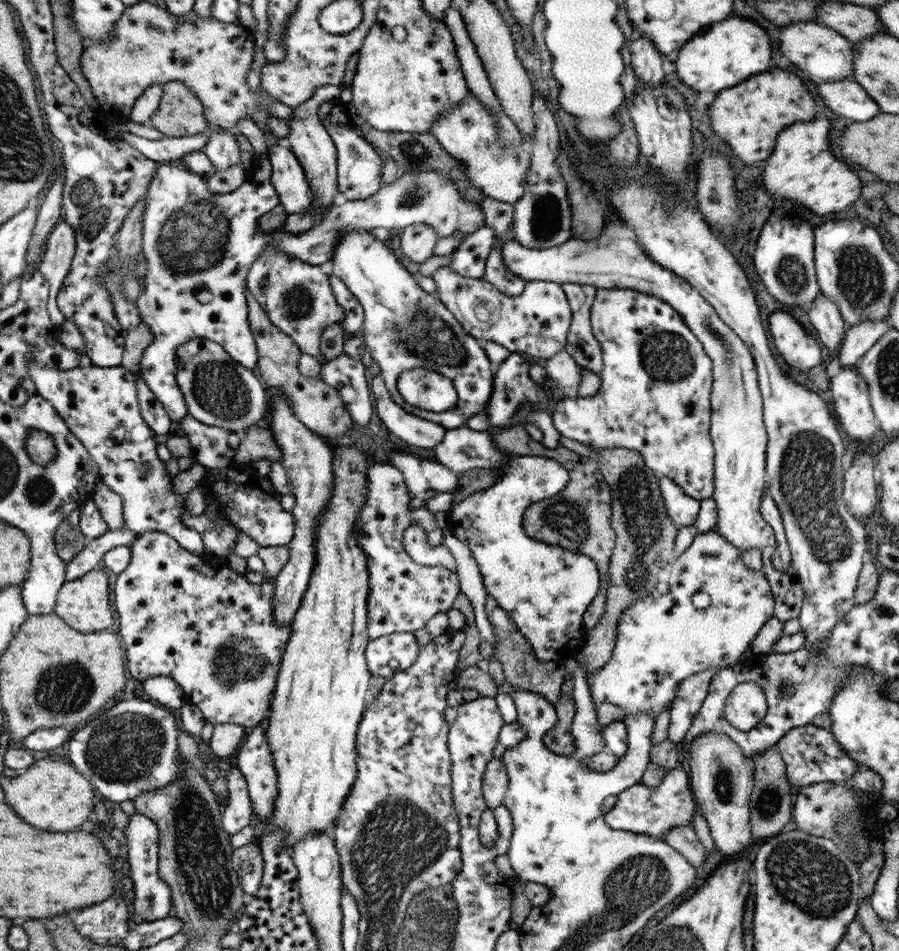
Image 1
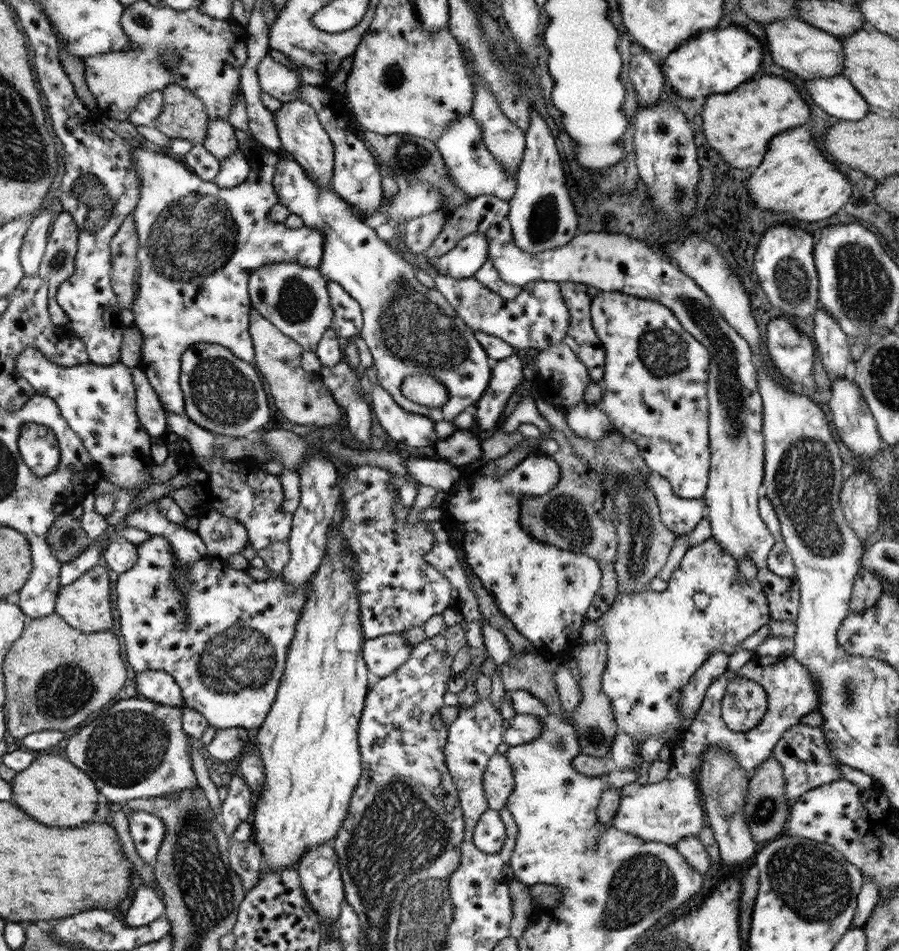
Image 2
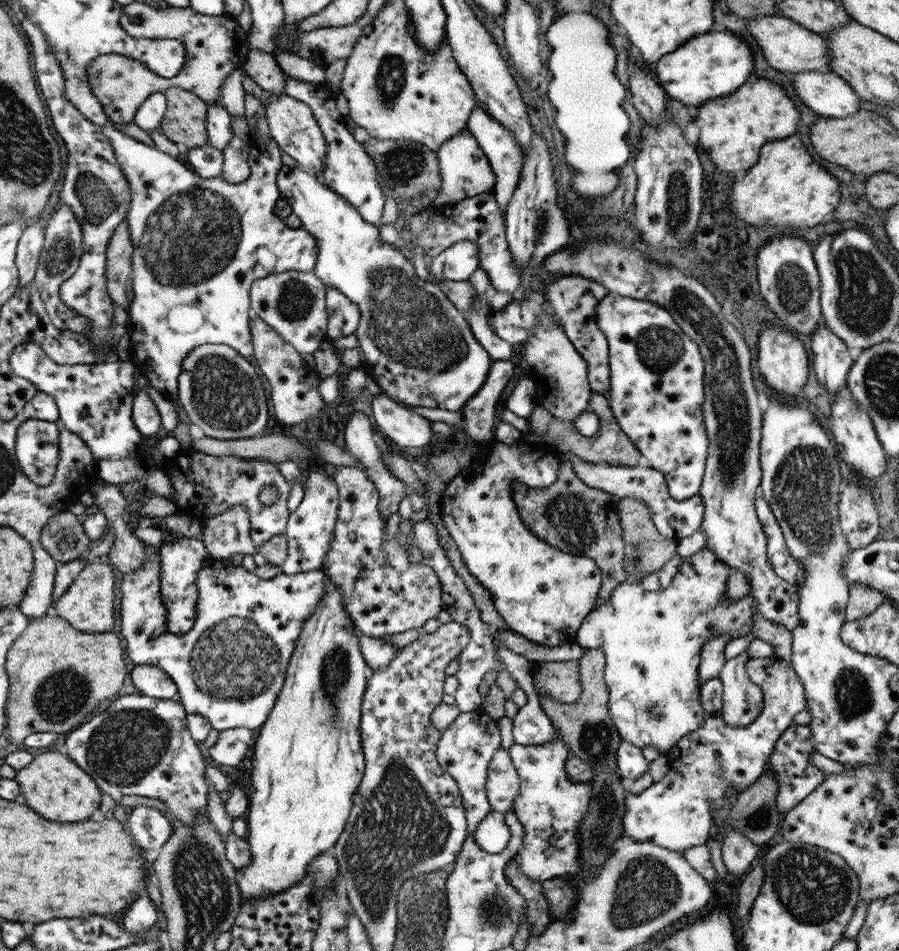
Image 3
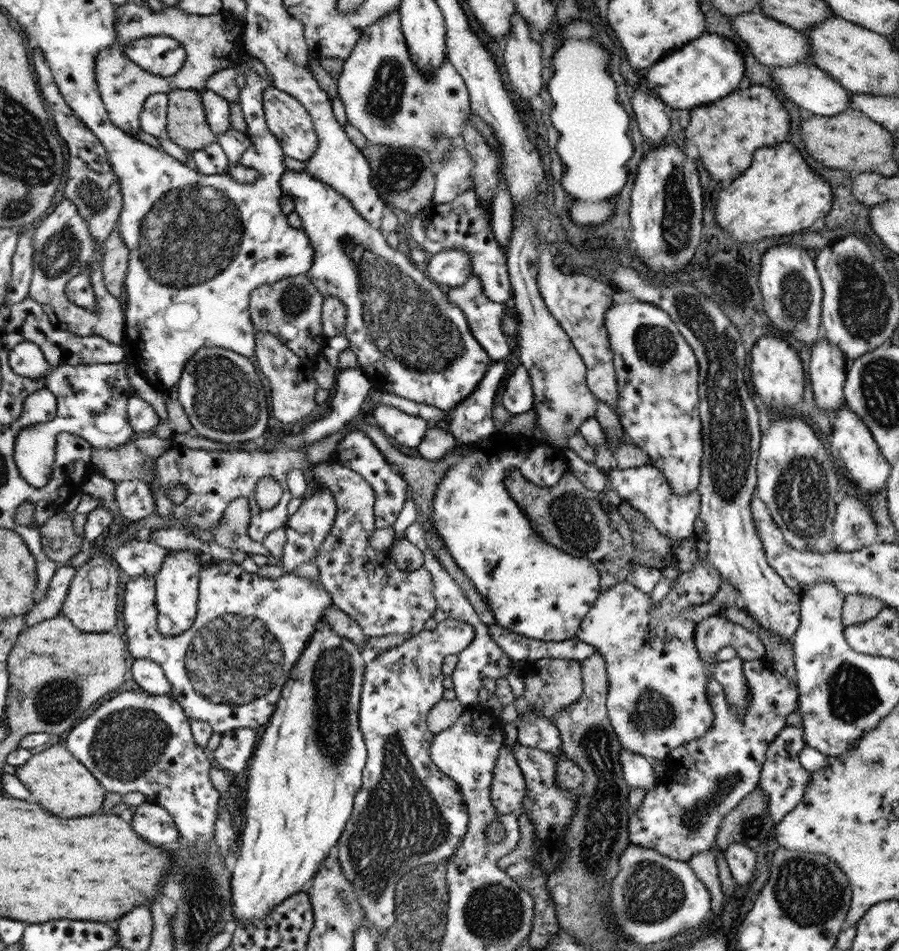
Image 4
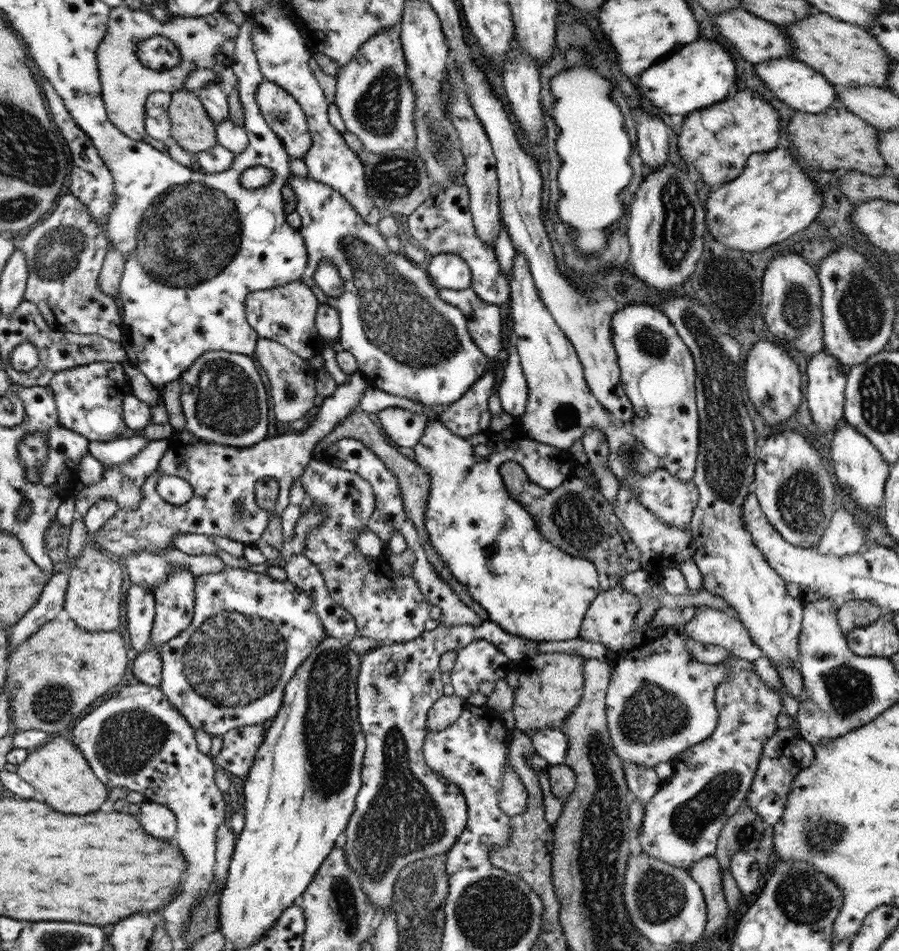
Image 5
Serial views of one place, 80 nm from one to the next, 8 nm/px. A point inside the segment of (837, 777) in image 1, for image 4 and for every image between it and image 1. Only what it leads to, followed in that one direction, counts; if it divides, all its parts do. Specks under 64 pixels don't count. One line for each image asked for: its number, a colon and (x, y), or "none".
2: (803, 751)
3: (797, 777)
4: (784, 780)

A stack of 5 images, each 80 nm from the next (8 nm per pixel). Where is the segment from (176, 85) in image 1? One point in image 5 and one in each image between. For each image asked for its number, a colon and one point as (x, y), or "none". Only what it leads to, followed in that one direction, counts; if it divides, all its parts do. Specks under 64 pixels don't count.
2: (184, 116)
3: (184, 123)
4: (188, 126)
5: (191, 126)

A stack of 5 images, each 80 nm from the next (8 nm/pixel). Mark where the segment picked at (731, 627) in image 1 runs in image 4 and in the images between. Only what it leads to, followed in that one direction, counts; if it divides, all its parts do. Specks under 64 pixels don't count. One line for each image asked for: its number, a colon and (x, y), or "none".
2: (656, 641)
3: (652, 641)
4: (656, 698)

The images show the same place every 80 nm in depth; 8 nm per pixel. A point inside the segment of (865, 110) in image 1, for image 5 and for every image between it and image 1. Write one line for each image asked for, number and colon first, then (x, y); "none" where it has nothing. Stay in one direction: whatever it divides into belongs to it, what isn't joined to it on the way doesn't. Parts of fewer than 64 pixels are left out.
2: (836, 95)
3: (828, 94)
4: (809, 87)
5: (800, 87)

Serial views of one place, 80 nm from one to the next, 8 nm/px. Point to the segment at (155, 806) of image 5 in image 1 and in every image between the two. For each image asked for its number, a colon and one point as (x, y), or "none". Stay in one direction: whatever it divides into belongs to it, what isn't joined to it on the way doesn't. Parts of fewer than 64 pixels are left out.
1: (153, 900)
2: (148, 831)
3: (151, 828)
4: (155, 822)

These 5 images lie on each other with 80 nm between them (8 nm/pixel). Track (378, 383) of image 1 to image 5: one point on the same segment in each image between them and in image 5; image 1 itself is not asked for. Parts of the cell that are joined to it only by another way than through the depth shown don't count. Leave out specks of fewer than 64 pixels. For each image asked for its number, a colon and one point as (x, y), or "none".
2: (415, 430)
3: (406, 428)
4: (408, 430)
5: (406, 428)

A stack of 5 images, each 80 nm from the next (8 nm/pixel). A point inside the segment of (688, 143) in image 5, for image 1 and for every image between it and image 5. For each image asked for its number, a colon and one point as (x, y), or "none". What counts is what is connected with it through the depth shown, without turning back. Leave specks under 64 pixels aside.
1: (748, 117)
2: (739, 125)
3: (733, 128)
4: (727, 133)

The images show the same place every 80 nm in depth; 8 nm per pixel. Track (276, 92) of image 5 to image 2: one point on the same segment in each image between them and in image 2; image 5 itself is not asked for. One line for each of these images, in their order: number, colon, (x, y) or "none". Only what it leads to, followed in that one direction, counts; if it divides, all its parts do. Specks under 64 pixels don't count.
2: (302, 136)
3: (293, 126)
4: (286, 116)

